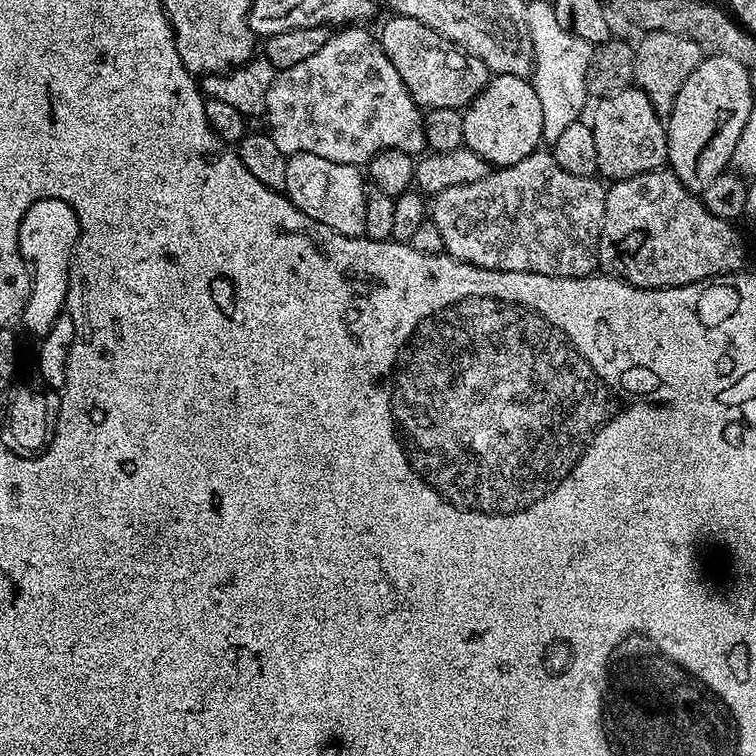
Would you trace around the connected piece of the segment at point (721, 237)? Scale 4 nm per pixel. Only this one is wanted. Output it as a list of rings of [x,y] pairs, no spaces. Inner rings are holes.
[[[659,168],[653,172],[631,176],[625,180],[615,181],[606,191],[606,214],[602,222],[598,254],[596,255],[598,268],[603,275],[614,276],[618,280],[625,280],[626,283],[634,285],[635,288],[677,288],[678,286],[686,286],[694,282],[711,280],[714,276],[729,276],[732,272],[739,272],[745,267],[744,240],[740,237],[740,232],[736,227],[737,225],[733,221],[723,220],[714,214],[710,214],[710,210],[706,210],[703,199],[697,193],[690,191],[686,186],[682,186],[682,182],[678,182],[678,178],[671,170]]]

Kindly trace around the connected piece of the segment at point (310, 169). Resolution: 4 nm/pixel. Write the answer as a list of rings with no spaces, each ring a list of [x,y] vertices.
[[[299,152],[288,157],[284,192],[291,204],[322,222],[322,226],[330,226],[338,234],[364,236],[369,189],[365,173],[357,165],[330,162],[330,158],[320,158],[318,154]]]

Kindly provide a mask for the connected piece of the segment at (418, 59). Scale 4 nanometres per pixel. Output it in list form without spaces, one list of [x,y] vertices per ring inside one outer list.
[[[389,15],[378,39],[386,58],[394,62],[394,70],[402,77],[406,90],[421,110],[429,108],[465,109],[489,82],[486,62],[472,56],[444,36],[439,36],[430,26],[409,16]]]

